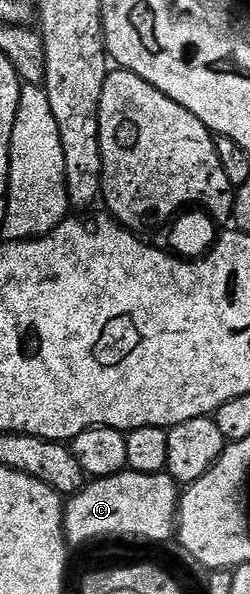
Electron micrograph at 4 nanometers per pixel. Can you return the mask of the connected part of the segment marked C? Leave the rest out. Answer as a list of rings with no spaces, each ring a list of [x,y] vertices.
[[[122,471],[90,480],[64,502],[65,539],[70,546],[89,545],[104,537],[138,537],[141,541],[173,541],[177,532],[179,486],[168,472]]]

